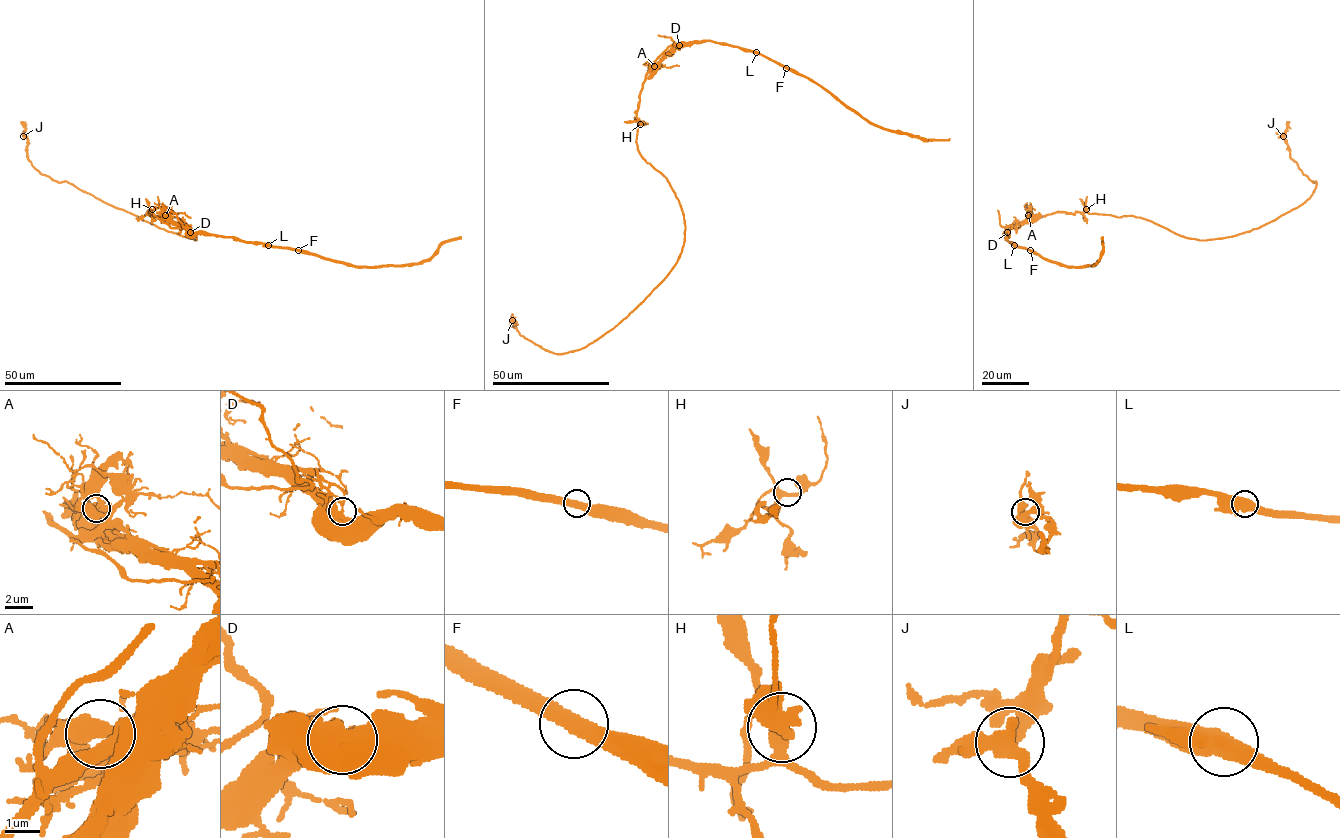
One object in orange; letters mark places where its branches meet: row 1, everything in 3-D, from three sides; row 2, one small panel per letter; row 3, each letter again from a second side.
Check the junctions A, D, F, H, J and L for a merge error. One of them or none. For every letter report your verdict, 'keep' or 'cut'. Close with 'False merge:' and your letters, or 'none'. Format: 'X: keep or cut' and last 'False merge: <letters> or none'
A: keep
D: cut
F: keep
H: keep
J: keep
L: keep
False merge: D

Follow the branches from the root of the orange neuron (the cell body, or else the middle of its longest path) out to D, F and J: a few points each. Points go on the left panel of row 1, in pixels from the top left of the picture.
D: (148, 214), (179, 223), (190, 232)
F: (148, 214), (179, 223), (192, 233), (298, 250)
J: (148, 214), (177, 217), (196, 239), (160, 228), (43, 175), (27, 157), (23, 136)

